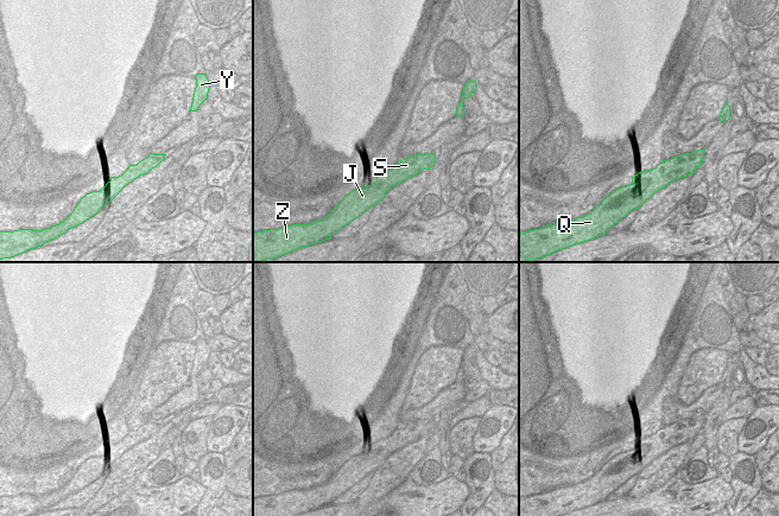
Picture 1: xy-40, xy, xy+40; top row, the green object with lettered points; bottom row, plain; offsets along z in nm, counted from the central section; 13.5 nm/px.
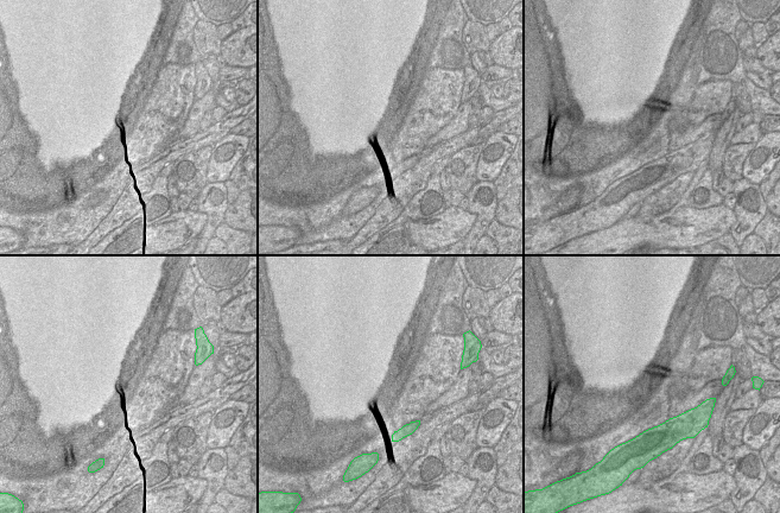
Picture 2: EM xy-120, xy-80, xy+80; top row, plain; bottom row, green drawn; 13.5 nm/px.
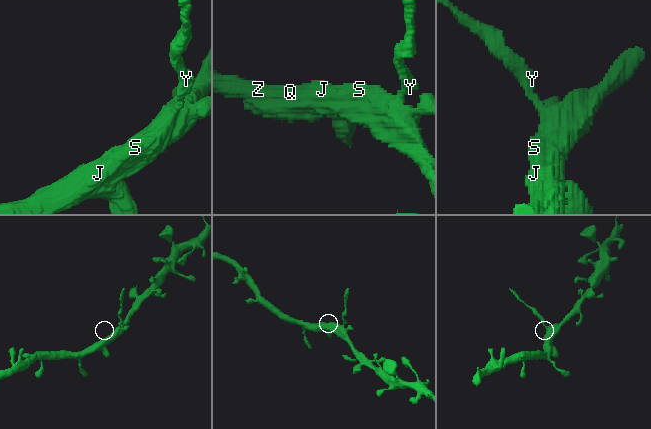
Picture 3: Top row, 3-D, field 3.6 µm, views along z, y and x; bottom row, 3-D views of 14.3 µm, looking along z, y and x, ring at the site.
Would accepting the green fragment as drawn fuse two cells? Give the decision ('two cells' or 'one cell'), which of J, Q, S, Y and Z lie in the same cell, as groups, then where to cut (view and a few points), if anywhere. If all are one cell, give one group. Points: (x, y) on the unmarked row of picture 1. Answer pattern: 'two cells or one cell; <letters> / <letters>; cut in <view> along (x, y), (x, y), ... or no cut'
two cells; J Q S Z / Y; cut in xy-40 along (190, 373), (197, 375)

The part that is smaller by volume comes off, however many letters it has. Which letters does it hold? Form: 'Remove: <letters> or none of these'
Remove: Y

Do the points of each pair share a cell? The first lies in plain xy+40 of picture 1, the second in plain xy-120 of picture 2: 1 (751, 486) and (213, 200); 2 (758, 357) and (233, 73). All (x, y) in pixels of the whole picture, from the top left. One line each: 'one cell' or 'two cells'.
1: one cell
2: two cells

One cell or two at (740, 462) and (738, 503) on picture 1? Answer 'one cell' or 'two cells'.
one cell

